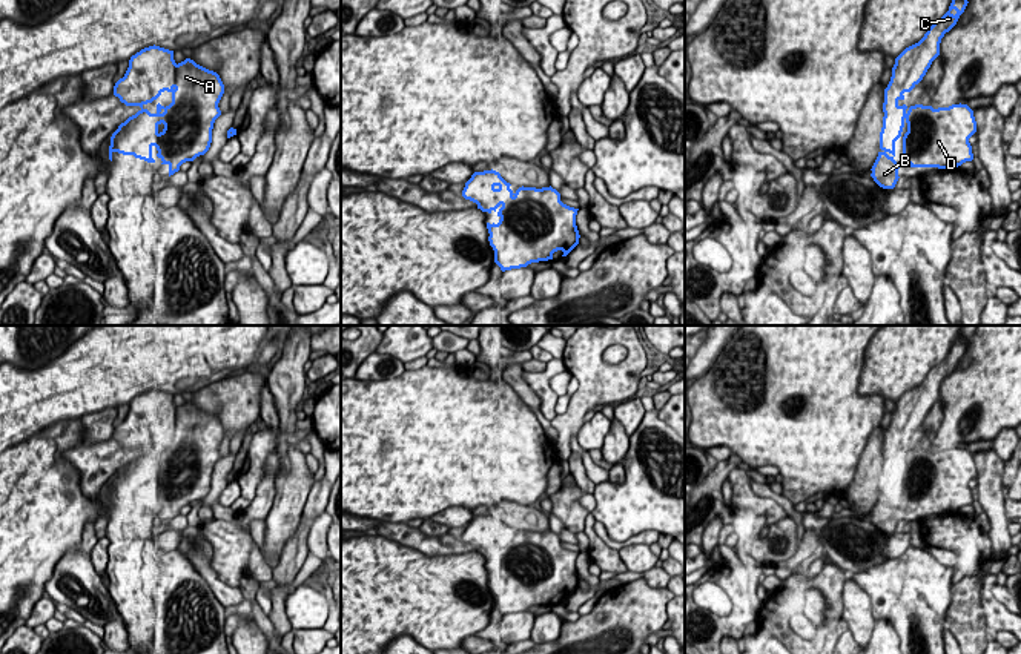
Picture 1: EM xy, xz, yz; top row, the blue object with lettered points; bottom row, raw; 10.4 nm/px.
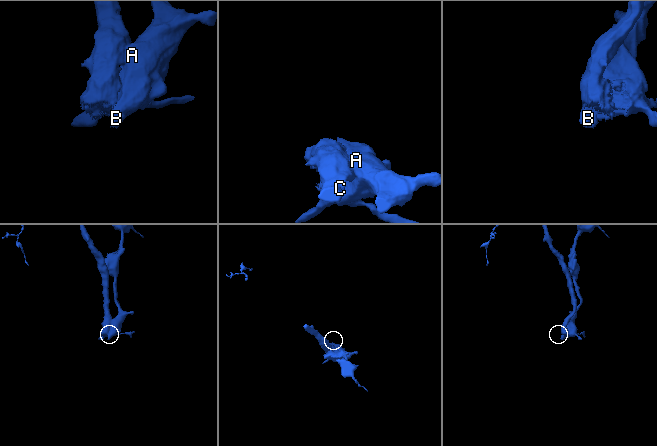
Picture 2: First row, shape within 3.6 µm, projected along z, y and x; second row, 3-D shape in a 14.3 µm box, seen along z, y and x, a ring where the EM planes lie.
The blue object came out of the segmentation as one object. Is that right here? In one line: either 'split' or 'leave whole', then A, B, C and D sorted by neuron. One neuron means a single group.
split | A B D / C

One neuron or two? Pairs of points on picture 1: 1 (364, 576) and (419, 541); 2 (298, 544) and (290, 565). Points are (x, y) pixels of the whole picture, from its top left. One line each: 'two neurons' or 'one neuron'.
1: two neurons
2: one neuron

